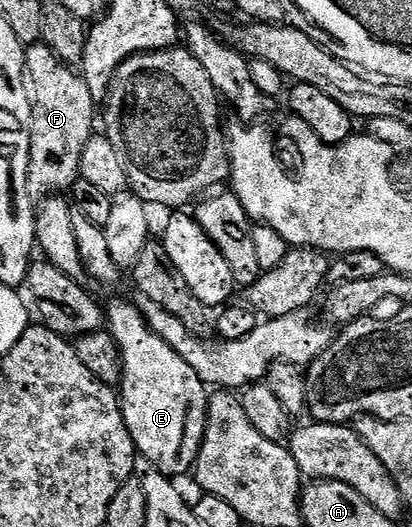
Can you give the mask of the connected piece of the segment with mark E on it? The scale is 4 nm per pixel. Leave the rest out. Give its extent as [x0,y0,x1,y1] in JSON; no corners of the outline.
[104,300,208,479]

